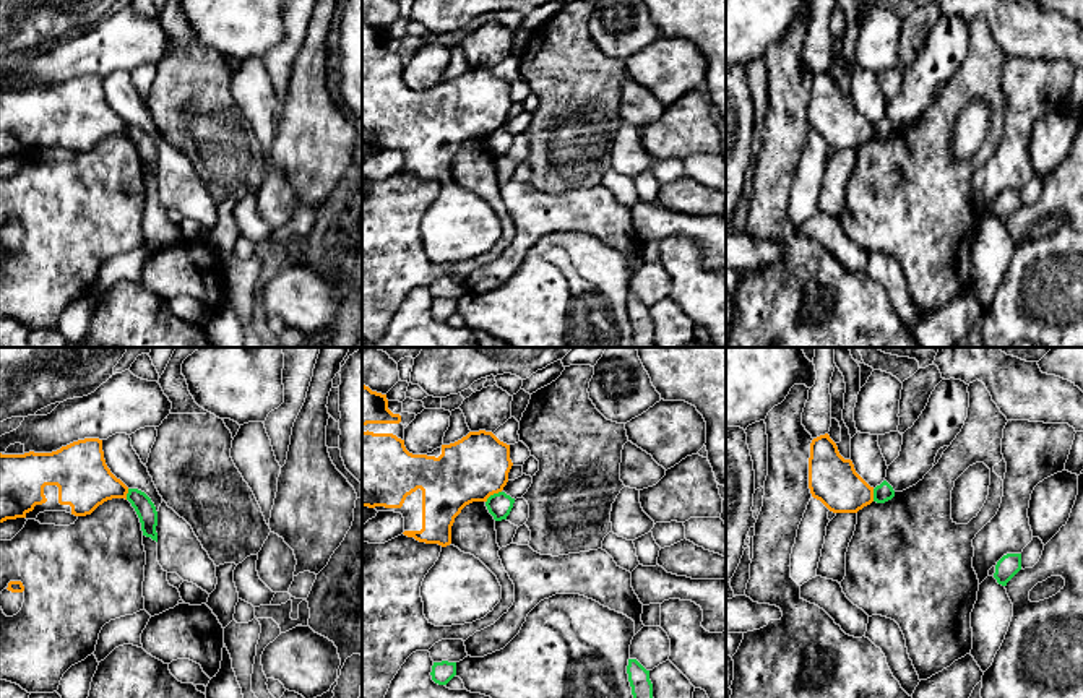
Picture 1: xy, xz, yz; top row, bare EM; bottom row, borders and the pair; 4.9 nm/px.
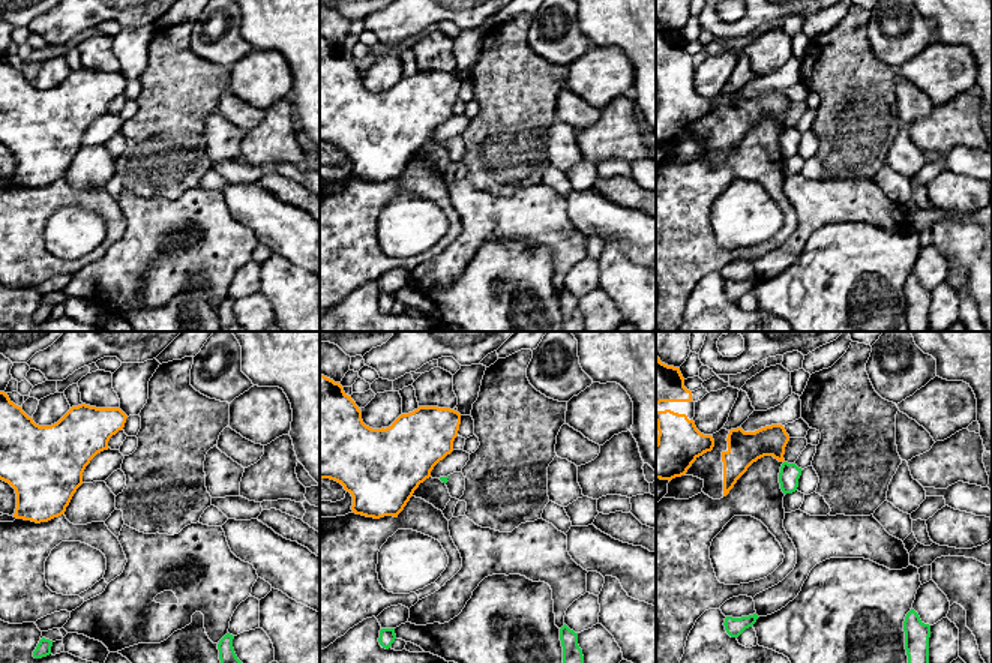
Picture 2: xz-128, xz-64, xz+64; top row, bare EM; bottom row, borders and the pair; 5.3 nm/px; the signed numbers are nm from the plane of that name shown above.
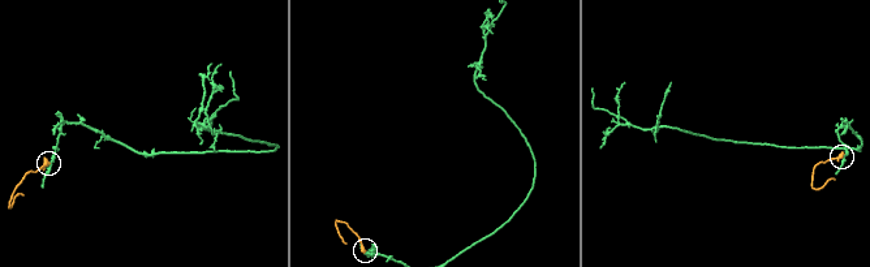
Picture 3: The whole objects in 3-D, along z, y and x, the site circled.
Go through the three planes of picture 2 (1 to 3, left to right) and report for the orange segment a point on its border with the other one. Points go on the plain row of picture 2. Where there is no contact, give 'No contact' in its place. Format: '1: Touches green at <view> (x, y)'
1: No contact
2: No contact
3: No contact

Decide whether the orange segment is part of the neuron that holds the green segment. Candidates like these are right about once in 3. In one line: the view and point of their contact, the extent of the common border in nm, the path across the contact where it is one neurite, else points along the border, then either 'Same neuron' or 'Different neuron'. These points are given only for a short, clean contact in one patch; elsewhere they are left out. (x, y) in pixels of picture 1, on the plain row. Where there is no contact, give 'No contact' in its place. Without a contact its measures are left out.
Touches green at xz (494, 130). Shared border 100 nm. Boundary: xz (500, 127), (494, 129), (486, 138). Different neuron

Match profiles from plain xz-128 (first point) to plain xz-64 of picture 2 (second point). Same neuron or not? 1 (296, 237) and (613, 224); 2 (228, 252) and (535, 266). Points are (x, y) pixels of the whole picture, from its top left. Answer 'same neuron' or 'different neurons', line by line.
1: same neuron
2: different neurons

